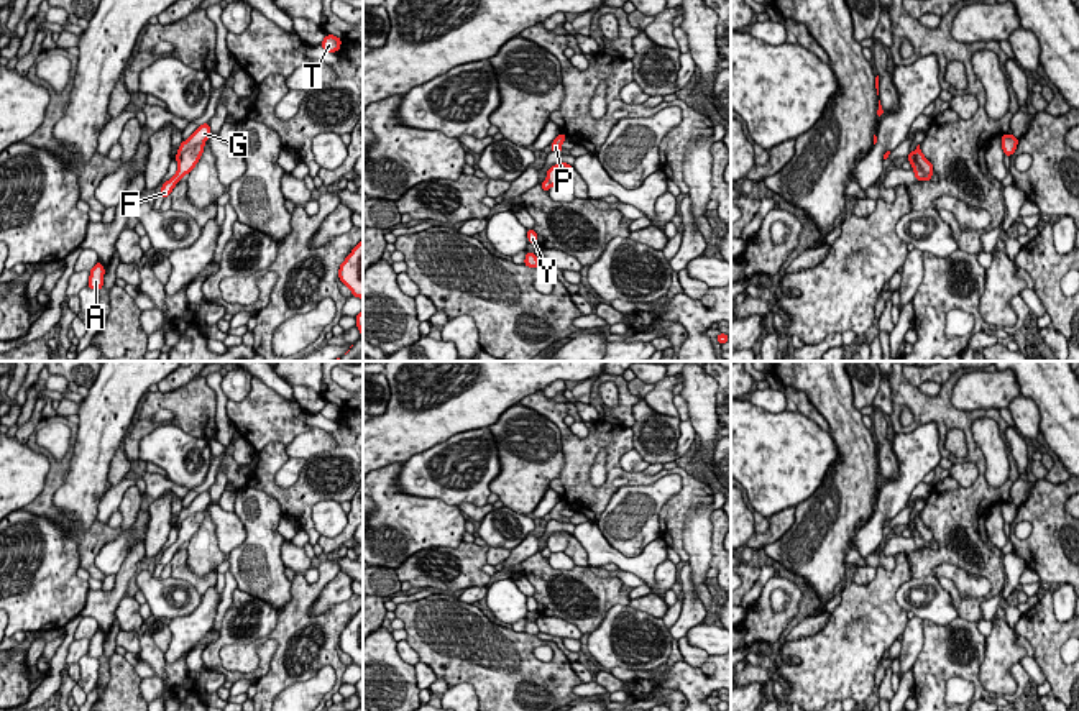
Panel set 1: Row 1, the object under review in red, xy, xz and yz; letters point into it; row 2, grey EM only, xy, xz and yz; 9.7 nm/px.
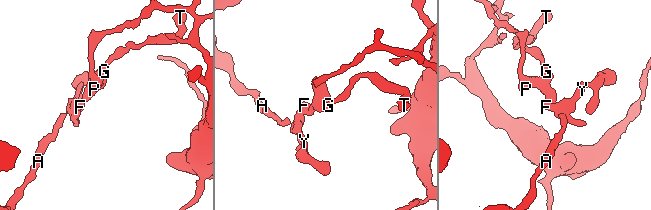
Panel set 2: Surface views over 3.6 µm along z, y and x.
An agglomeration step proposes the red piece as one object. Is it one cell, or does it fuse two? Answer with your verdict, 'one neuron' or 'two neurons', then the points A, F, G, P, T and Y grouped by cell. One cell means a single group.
two neurons; groups A G T Y / F P

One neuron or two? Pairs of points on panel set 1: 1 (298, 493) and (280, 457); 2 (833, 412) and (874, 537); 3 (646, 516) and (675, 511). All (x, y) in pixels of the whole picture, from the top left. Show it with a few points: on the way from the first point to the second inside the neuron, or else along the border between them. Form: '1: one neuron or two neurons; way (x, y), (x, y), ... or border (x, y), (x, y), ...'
1: one neuron; way (284, 493), (280, 493), (270, 483), (270, 470)
2: two neurons; border (874, 513), (853, 537), (853, 549)
3: two neurons; border (661, 509), (659, 536)

